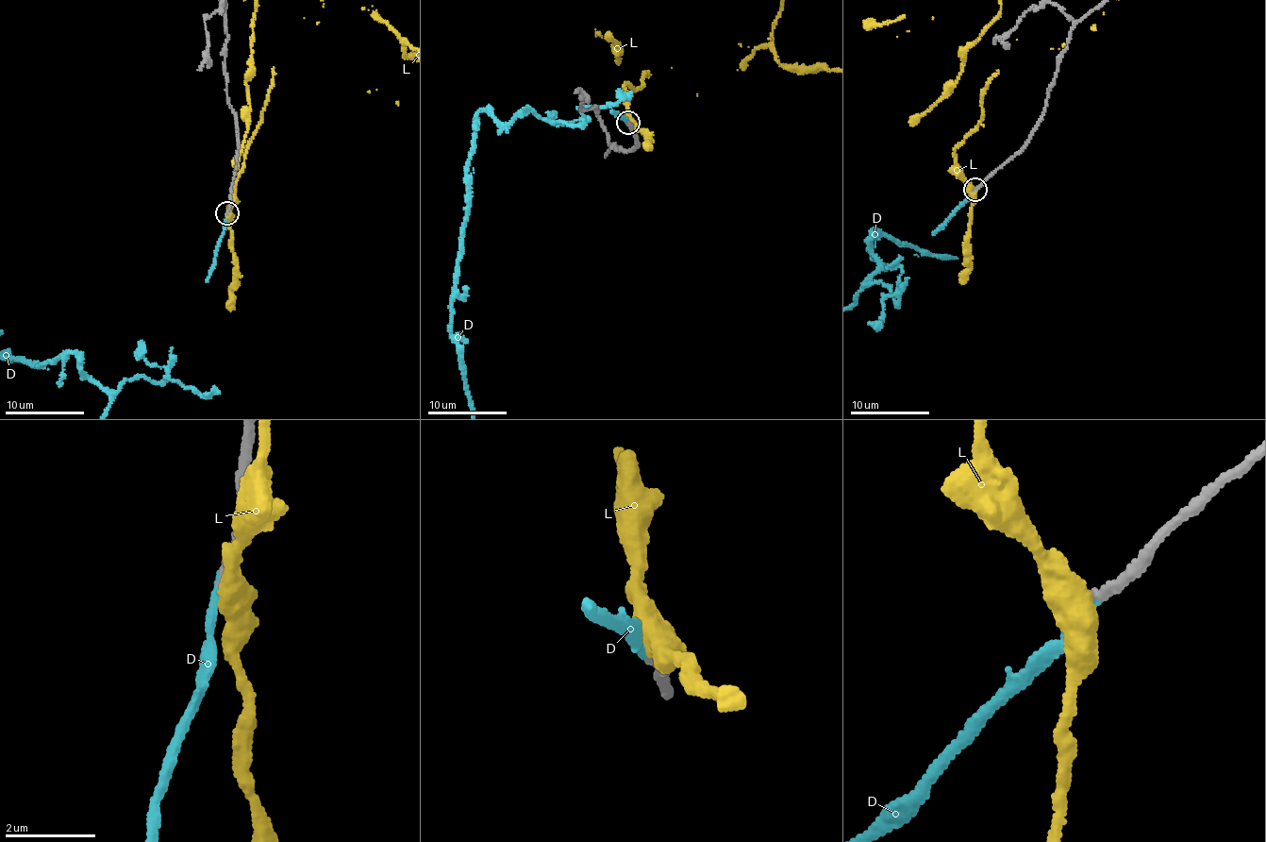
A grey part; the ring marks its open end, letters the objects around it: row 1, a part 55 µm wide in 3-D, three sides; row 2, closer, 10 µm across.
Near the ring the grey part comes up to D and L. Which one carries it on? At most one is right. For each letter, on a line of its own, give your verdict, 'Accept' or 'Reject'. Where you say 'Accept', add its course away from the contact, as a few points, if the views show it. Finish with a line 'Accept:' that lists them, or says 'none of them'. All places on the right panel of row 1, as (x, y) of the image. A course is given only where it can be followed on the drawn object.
D: Accept
L: Reject
Accept: D

